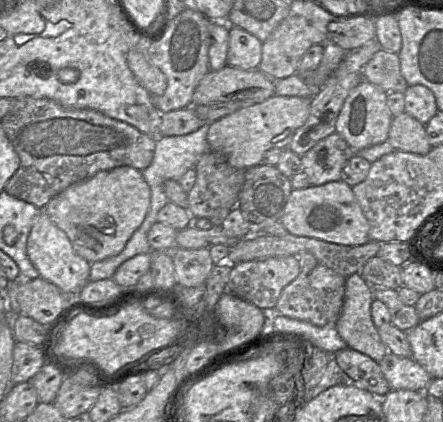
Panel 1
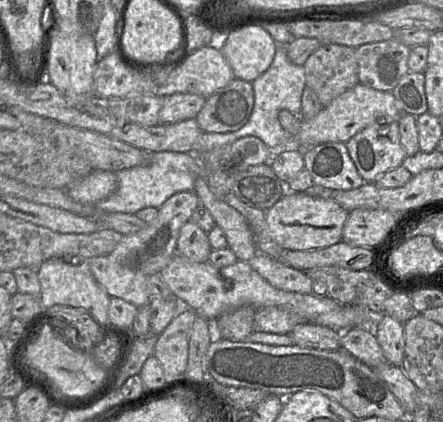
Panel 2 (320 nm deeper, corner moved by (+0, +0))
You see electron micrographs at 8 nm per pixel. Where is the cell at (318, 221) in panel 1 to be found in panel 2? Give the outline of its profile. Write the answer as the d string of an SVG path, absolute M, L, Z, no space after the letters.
M286 192L266 211L266 223L271 237L280 247L308 251L329 247L342 241L348 213L333 200L313 197L304 192Z

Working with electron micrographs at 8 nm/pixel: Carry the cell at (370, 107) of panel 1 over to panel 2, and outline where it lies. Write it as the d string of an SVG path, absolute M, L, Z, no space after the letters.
M398 121L373 122L345 144L364 183L373 183L385 172L401 166L406 157L400 143Z

